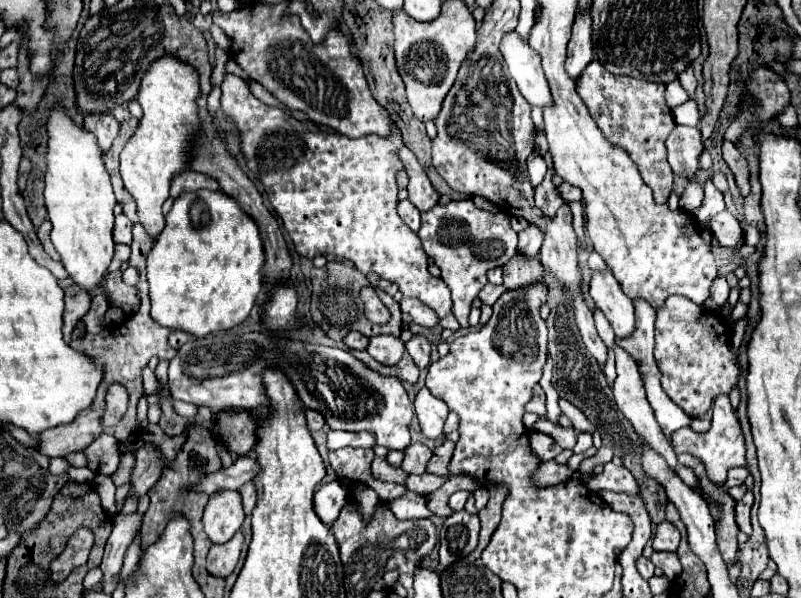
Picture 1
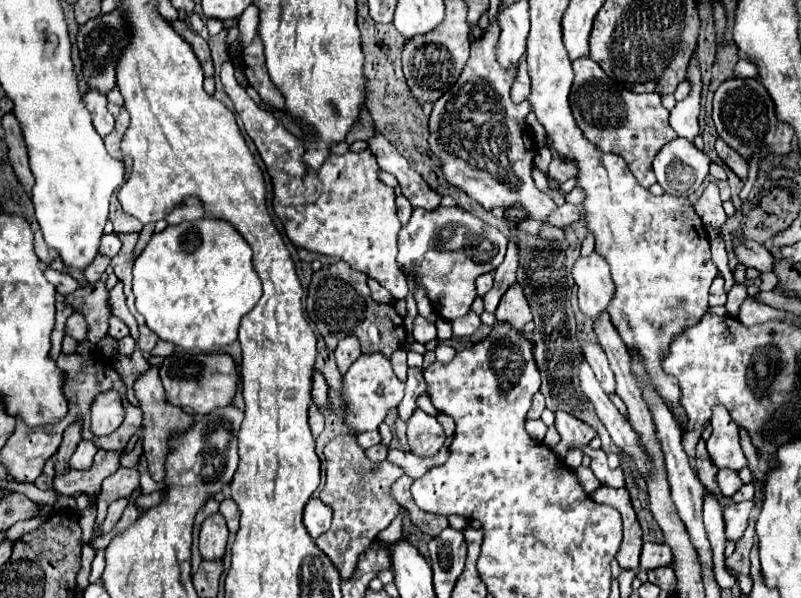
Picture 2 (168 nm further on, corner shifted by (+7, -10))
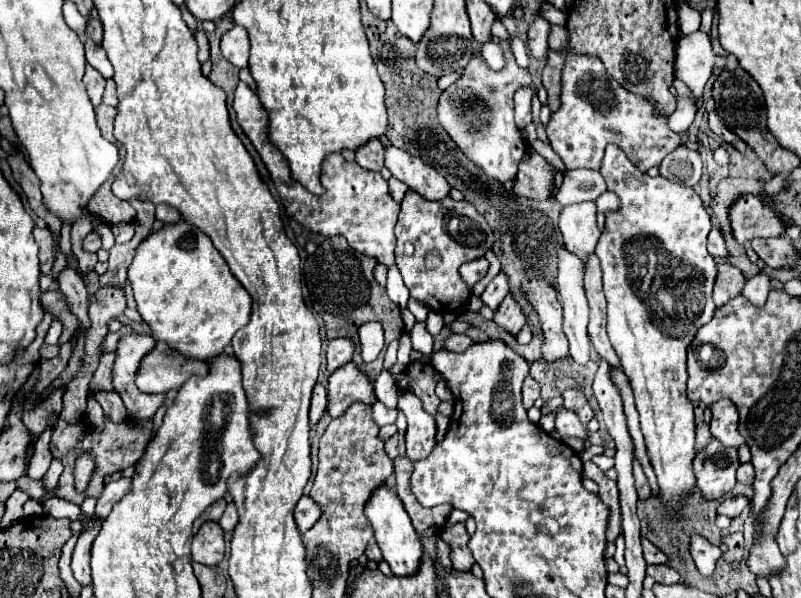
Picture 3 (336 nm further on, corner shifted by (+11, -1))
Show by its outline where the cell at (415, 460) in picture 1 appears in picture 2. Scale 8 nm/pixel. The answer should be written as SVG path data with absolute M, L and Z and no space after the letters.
M339 434L325 446L327 482L319 498L333 510L331 528L315 540L315 546L333 562L341 580L351 578L359 556L369 550L381 530L385 530L399 514L400 505L391 496L391 486L403 470L389 460L371 462L365 450L357 444L357 436Z

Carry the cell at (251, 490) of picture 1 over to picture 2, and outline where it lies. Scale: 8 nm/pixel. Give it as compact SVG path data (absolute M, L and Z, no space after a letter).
M225 498L225 500L221 502L221 510L219 510L219 512L225 516L227 528L229 528L231 538L233 538L235 532L237 532L237 528L239 528L239 508L237 508L237 504L235 504L231 498Z

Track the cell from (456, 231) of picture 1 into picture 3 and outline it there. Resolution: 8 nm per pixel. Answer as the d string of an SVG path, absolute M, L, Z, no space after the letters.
M407 191L405 199L401 201L395 237L397 269L401 271L411 297L439 313L453 313L467 303L471 289L461 279L459 267L467 261L485 257L485 253L491 251L497 241L485 217L479 215L469 201L453 201L451 197L427 201L415 191Z

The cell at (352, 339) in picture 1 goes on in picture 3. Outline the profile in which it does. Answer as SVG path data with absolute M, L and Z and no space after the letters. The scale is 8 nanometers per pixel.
M339 337L339 339L329 341L329 347L327 347L327 369L329 369L329 373L333 373L337 367L349 363L353 357L353 351L355 351L355 345L349 337Z

